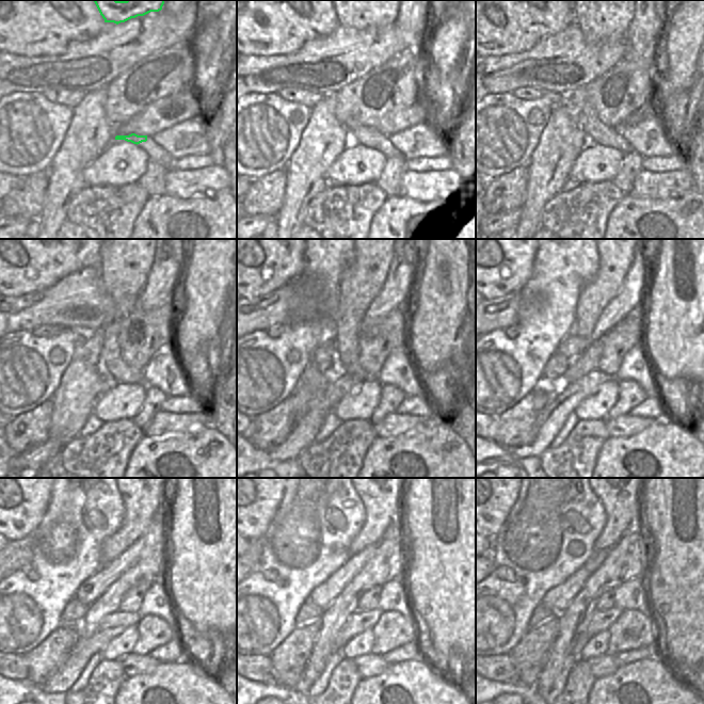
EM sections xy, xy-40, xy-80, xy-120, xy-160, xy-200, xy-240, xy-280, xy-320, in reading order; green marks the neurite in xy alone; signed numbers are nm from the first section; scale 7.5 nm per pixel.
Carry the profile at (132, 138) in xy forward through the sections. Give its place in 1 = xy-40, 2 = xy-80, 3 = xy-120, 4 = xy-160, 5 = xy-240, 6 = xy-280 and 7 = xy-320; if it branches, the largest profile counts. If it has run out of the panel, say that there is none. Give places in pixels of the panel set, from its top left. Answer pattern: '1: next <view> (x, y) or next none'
1: next xy-40 (369, 137)
2: next xy-80 (596, 132)
3: next xy-120 (111, 363)
4: next xy-160 (360, 284)
5: next xy-240 (141, 499)
6: next xy-280 (380, 499)
7: next xy-320 (620, 499)

